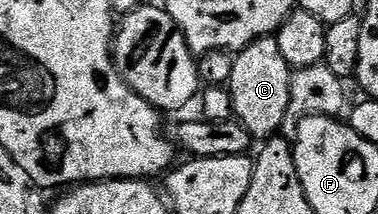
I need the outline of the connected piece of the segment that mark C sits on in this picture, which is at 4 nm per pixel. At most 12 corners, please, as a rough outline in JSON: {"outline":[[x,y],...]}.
{"outline":[[276,37],[236,51],[227,89],[250,139],[281,130],[291,67]]}

